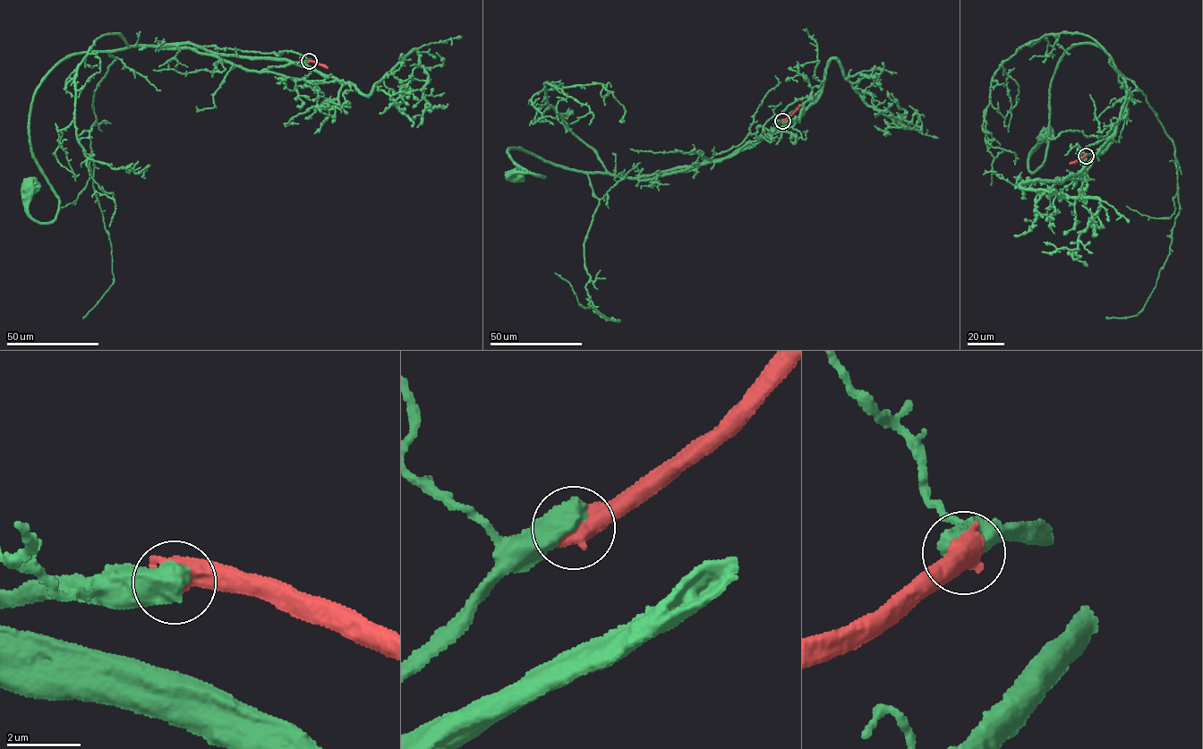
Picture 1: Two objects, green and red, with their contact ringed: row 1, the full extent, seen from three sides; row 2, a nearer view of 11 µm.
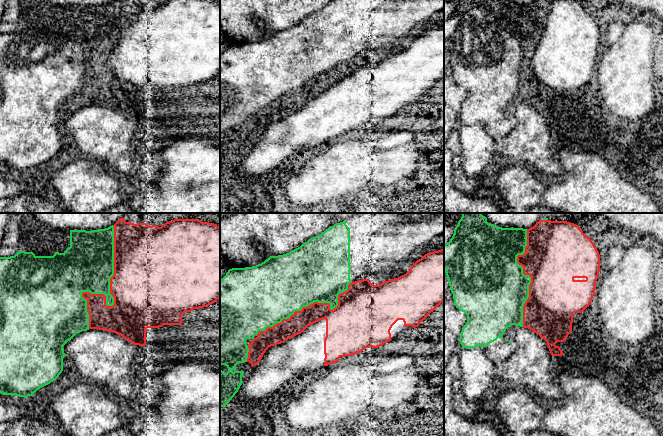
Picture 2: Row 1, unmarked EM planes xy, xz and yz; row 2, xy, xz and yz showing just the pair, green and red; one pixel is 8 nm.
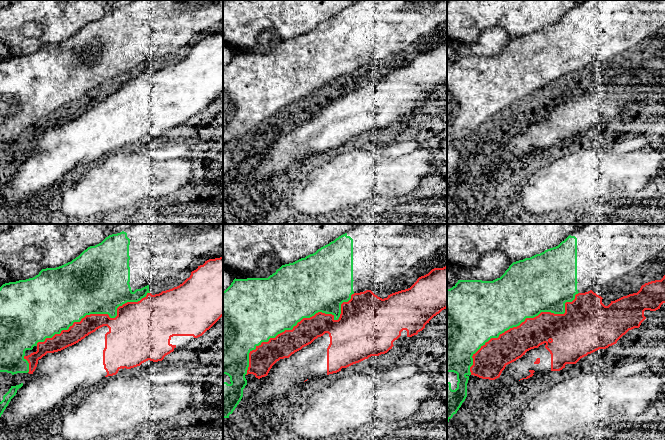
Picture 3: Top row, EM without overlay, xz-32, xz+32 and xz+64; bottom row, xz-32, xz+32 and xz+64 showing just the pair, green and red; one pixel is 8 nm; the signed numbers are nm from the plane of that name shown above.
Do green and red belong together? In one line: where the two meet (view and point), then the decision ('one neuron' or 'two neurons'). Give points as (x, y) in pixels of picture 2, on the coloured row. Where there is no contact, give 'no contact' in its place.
xy (113, 301) | two neurons

